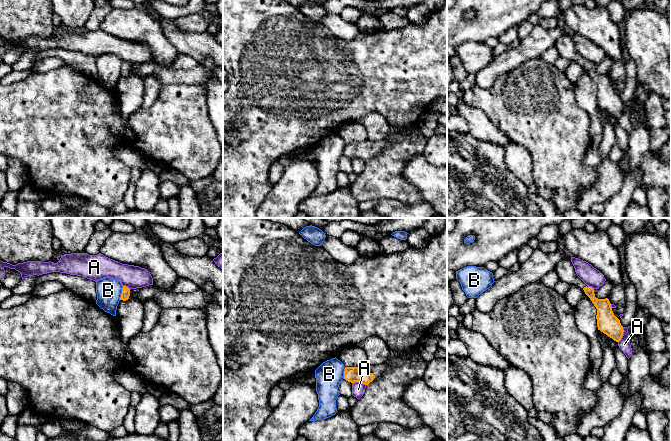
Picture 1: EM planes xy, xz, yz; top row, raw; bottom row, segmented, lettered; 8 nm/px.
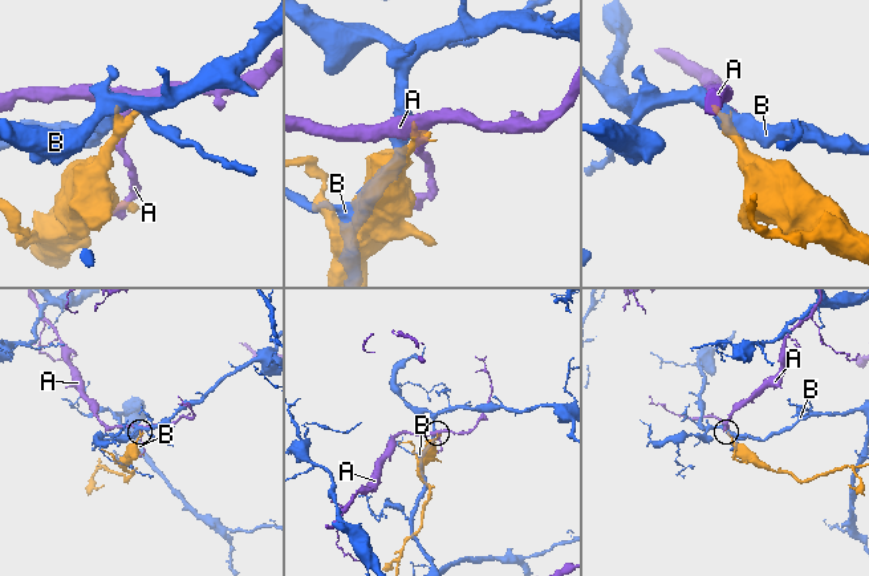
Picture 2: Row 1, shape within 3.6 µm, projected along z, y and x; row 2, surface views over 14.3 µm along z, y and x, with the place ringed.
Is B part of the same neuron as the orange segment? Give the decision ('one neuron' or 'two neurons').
two neurons

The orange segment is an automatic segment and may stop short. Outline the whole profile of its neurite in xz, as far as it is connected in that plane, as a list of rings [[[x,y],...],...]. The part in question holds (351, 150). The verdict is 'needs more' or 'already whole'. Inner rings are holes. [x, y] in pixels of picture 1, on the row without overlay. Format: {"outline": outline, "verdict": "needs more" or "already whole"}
{"outline": [[[391,136],[379,141],[367,140],[361,143],[346,143],[344,147],[344,155],[348,158],[360,158],[368,161],[373,156],[379,154],[392,140]]], "verdict": "needs more"}

